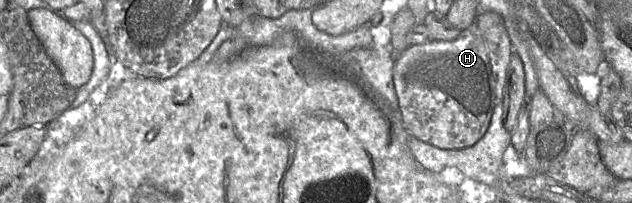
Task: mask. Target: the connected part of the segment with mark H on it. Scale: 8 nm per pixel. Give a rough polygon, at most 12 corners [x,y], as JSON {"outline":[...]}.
{"outline":[[476,22],[409,46],[393,81],[404,128],[479,141],[496,81]]}

